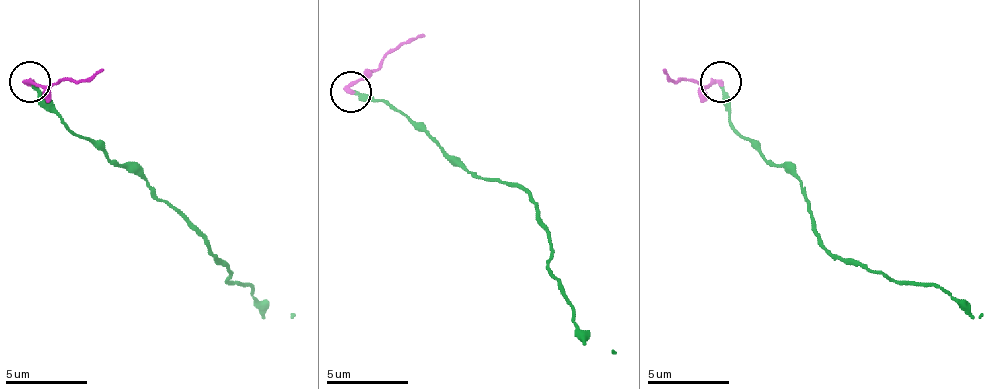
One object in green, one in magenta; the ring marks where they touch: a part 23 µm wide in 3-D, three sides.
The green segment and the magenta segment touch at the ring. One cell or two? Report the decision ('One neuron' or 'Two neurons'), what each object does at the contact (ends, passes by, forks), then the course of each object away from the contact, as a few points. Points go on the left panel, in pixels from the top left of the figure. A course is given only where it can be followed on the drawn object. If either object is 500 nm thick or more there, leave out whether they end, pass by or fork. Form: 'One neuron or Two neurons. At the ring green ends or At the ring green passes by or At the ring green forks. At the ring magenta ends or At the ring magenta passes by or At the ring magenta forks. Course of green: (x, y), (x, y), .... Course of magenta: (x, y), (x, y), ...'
Two neurons. At the ring green ends. At the ring magenta ends. Course of green: (31, 83), (64, 124), (146, 181), (228, 267), (228, 280), (293, 317). Course of magenta: (31, 83), (51, 87), (68, 79), (105, 70)

